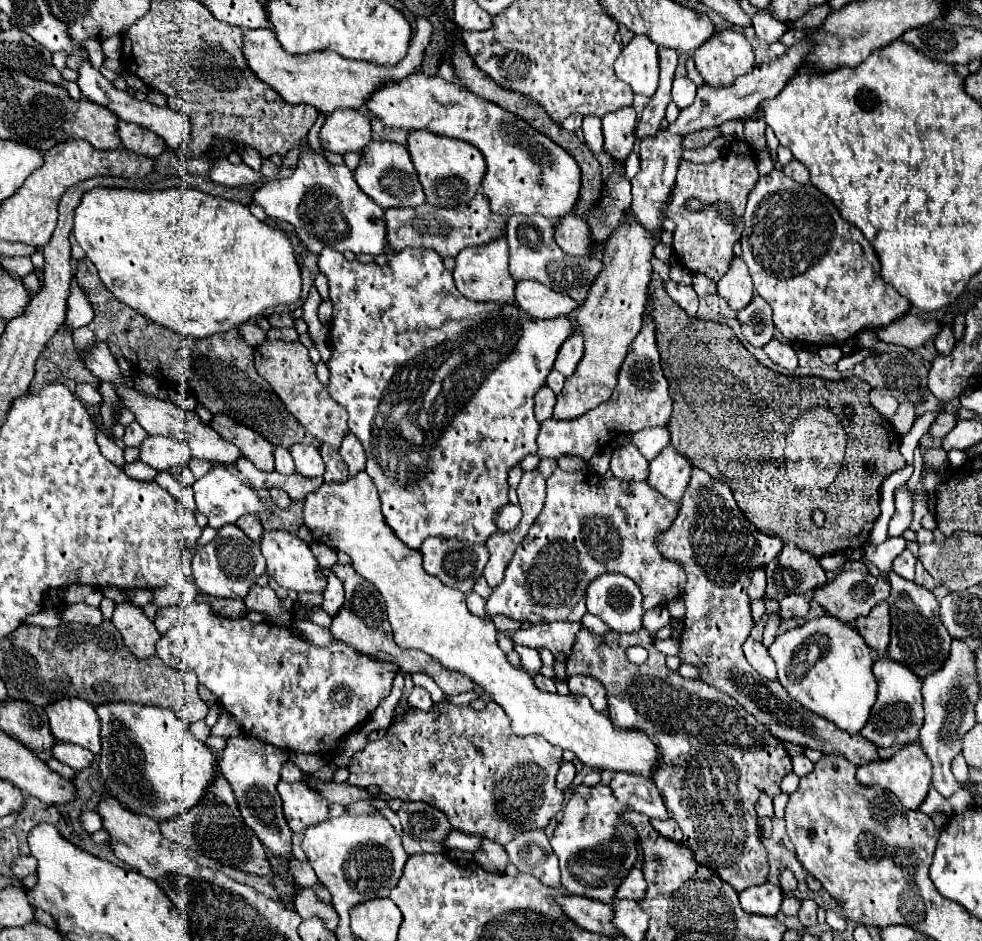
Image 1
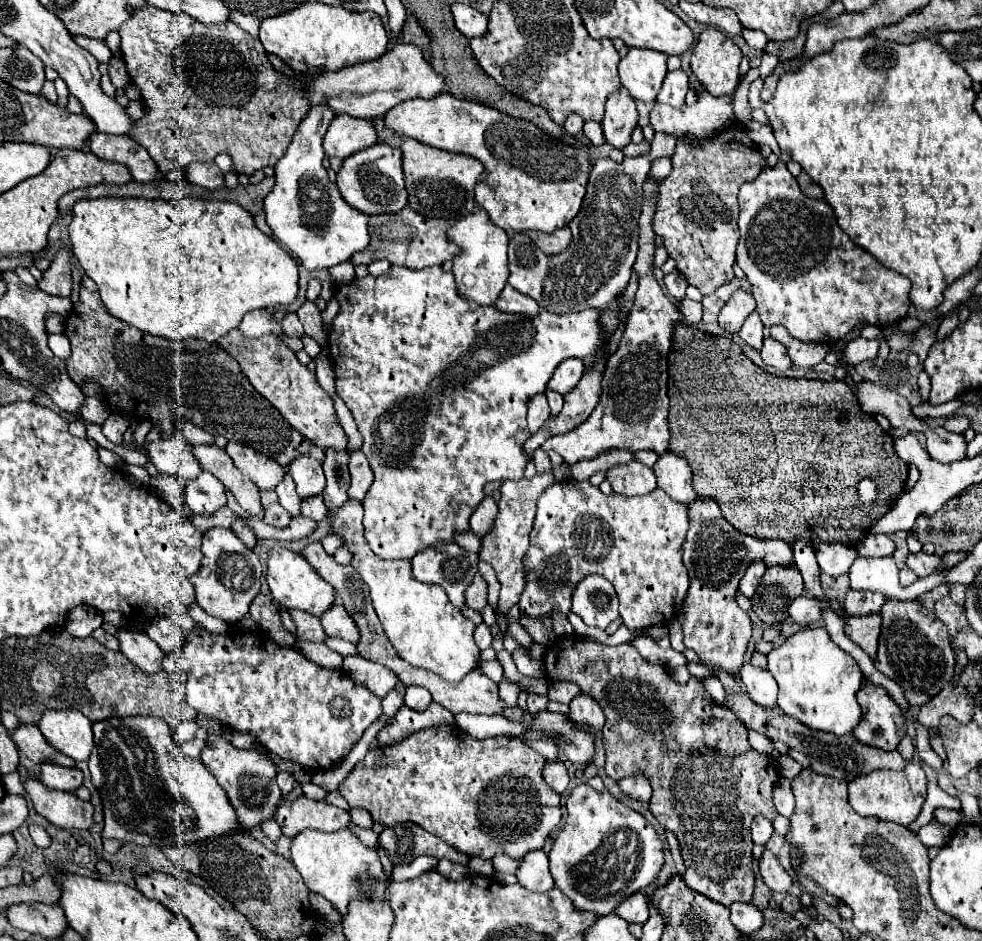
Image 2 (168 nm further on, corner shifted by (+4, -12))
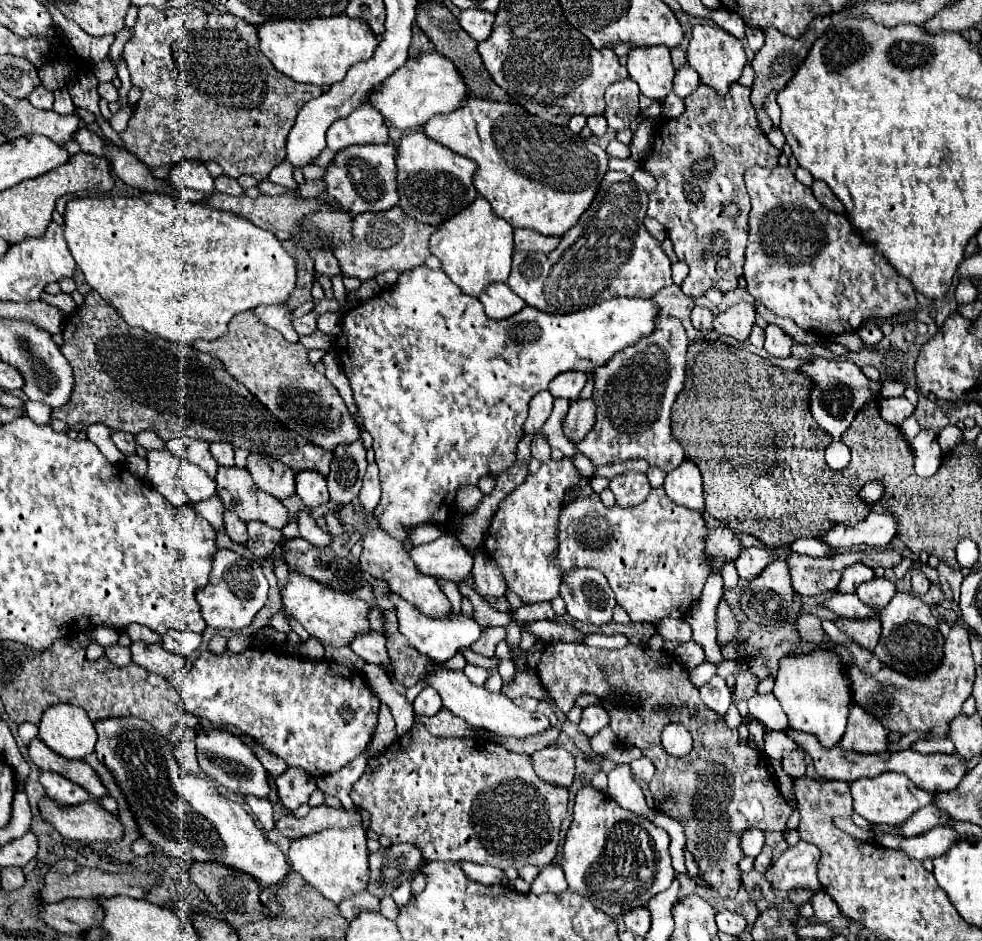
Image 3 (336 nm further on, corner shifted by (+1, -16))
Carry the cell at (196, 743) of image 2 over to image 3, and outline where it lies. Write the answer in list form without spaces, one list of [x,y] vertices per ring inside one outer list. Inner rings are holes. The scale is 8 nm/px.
[[[184,742],[174,746],[174,756],[176,756],[176,762],[184,768],[184,772],[198,772],[194,742]]]

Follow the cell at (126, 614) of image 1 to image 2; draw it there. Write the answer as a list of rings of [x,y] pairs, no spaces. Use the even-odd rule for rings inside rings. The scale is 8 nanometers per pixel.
[[[119,630],[117,634],[119,640],[119,650],[141,670],[153,674],[161,670],[161,658],[165,656],[161,648],[149,640],[143,632],[133,632],[133,630]]]

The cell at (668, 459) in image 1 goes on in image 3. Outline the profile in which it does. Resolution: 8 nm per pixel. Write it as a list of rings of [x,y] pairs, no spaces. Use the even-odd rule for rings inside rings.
[[[684,460],[684,464],[680,464],[680,468],[672,470],[666,476],[664,490],[676,504],[704,512],[702,476],[700,476],[698,466],[692,460]]]

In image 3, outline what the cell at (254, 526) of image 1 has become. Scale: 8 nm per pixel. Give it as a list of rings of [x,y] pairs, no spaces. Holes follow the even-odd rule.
[[[224,510],[224,526],[226,526],[226,532],[234,544],[246,544],[248,536],[246,536],[246,522],[244,520],[240,520],[234,512]]]

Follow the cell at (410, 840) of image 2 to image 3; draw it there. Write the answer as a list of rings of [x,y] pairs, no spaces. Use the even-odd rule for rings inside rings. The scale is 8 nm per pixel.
[[[394,844],[390,848],[380,848],[368,858],[370,882],[368,892],[376,898],[390,896],[394,888],[408,880],[414,866],[422,862],[420,850],[412,844]]]

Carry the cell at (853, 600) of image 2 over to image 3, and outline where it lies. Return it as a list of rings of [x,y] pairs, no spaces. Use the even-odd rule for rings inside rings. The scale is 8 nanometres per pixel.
[[[886,576],[872,578],[870,582],[860,584],[856,594],[860,600],[864,600],[864,604],[882,610],[892,600],[892,596],[896,594],[896,584]]]

